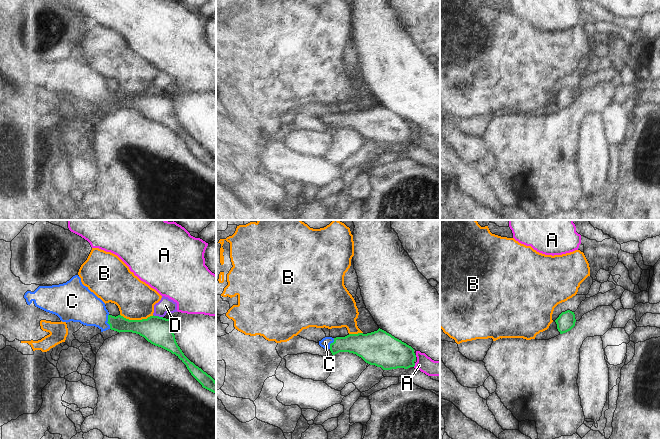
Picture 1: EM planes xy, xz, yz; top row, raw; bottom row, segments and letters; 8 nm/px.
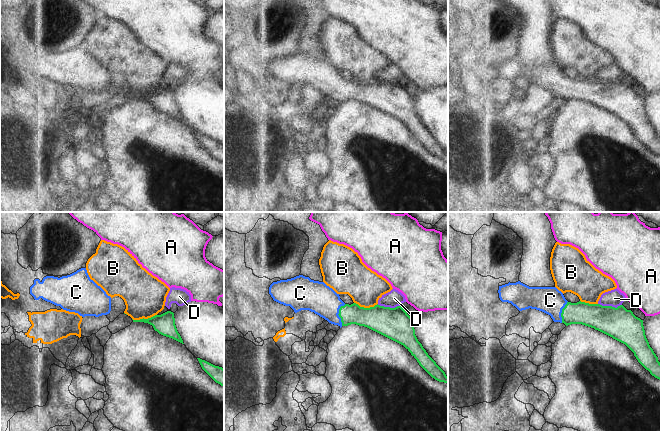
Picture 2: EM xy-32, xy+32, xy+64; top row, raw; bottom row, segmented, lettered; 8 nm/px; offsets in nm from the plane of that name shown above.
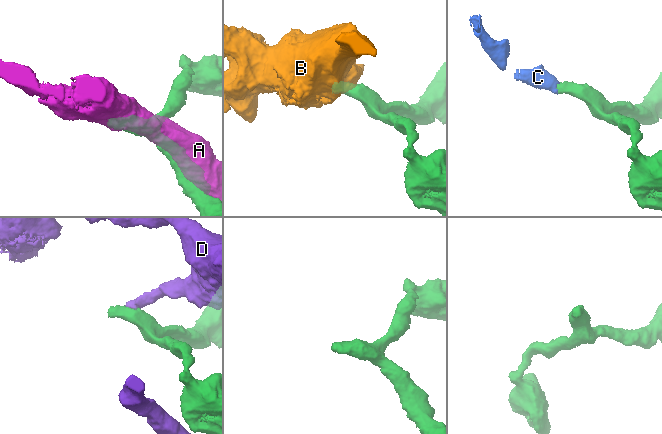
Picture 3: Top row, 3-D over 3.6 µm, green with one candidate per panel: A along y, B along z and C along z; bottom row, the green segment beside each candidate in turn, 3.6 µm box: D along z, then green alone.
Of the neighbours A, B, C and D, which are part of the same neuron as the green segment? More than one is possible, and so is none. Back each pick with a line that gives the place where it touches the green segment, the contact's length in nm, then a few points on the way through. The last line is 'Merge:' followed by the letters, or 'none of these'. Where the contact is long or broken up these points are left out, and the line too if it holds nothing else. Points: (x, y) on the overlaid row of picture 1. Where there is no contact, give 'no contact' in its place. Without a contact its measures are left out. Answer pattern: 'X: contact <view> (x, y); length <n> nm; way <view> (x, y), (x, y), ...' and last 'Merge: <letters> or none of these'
C: contact xy (108, 321); length 120 nm; way xy (120, 324), (108, 321), (103, 321), (82, 305)
Merge: C

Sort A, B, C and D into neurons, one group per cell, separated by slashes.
A / B / C / D

